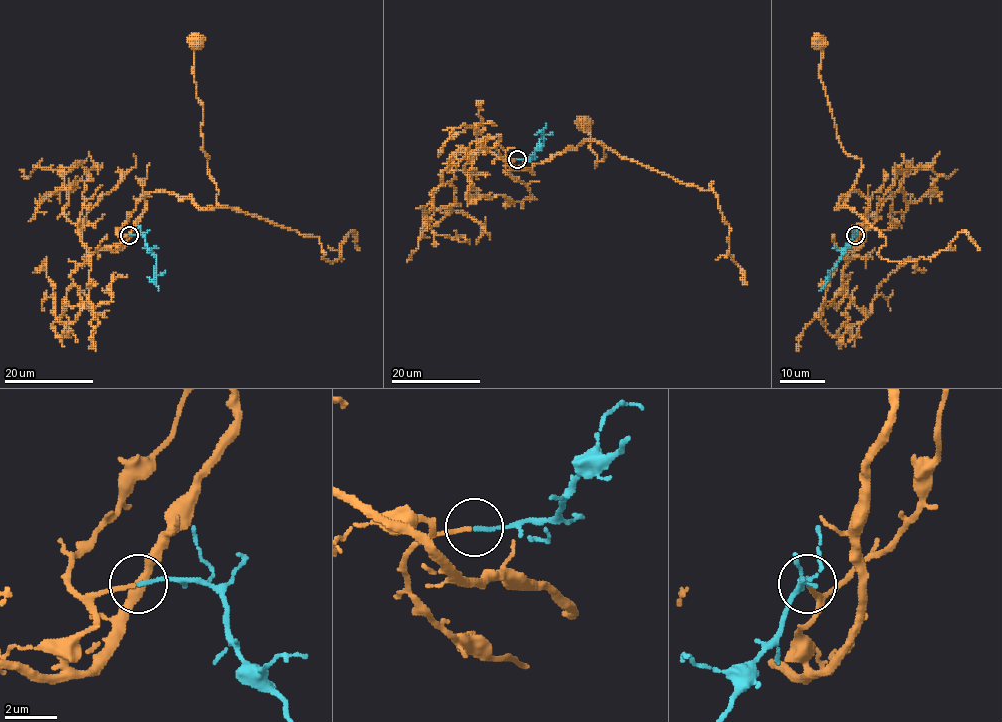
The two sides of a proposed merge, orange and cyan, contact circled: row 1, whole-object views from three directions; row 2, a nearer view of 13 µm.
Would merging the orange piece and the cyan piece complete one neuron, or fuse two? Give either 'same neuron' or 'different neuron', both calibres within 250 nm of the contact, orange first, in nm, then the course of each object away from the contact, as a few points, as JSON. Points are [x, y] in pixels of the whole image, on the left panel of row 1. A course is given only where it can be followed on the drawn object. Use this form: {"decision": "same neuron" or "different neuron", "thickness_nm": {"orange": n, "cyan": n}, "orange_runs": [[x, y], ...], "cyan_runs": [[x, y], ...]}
{"decision": "same neuron", "thickness_nm": {"orange": 150, "cyan": 170}, "orange_runs": [[128, 235], [118, 250], [147, 193], [216, 206], [193, 78], [196, 42]], "cyan_runs": [[130, 235], [140, 234], [155, 257], [154, 284], [159, 290]]}

